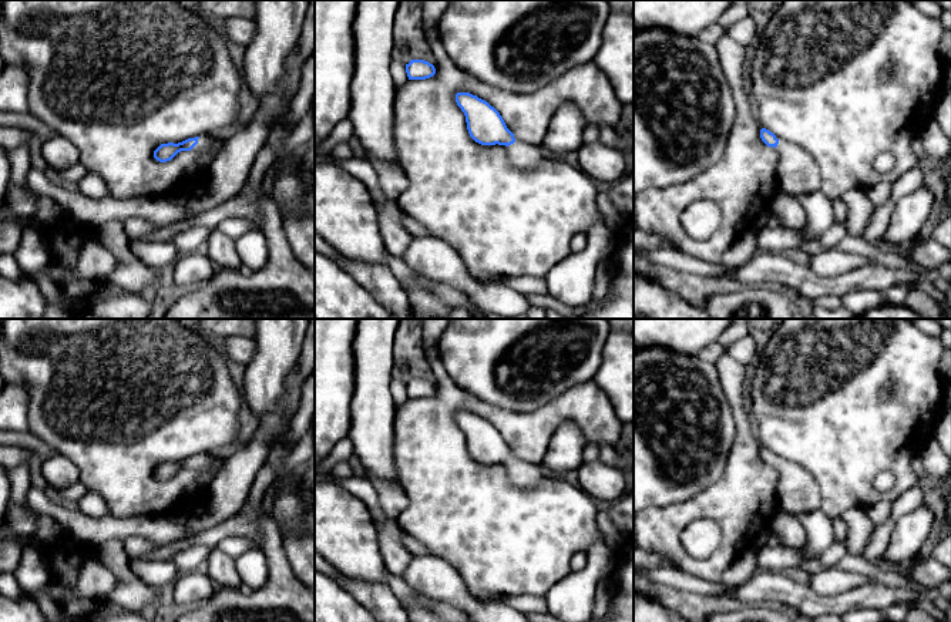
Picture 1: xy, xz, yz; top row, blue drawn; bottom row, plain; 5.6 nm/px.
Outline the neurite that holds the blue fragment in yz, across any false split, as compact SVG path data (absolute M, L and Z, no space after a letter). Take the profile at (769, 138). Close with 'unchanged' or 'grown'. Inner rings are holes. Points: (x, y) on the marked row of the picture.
M766 128L760 130L760 138L777 152L776 179L780 189L793 195L806 195L819 191L821 175L814 158L797 144L777 139Z; grown

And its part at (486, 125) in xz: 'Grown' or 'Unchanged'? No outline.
Grown

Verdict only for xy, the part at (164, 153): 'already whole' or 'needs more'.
needs more

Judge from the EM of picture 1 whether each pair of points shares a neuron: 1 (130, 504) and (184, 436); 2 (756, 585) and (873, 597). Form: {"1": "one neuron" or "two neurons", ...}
{"1": "one neuron", "2": "one neuron"}

